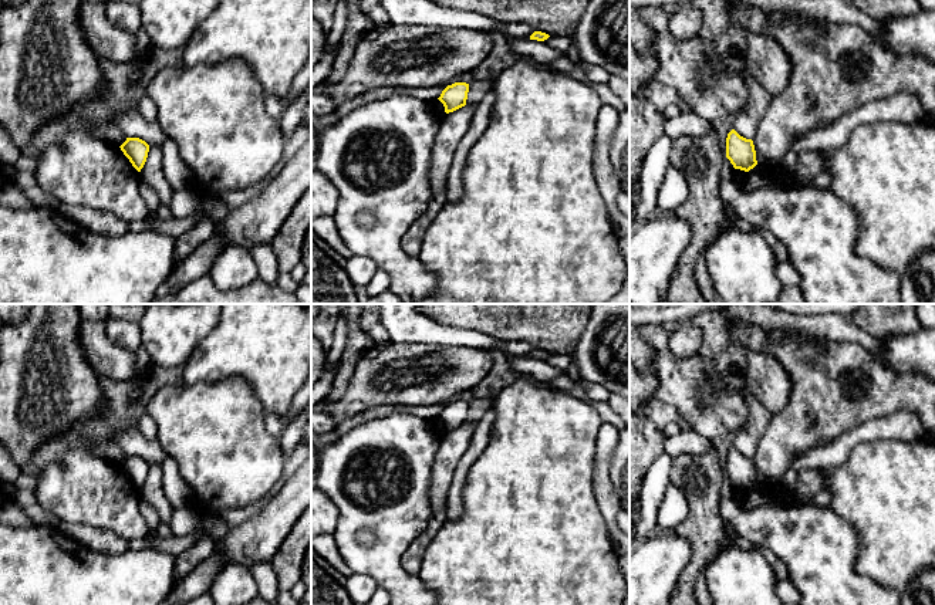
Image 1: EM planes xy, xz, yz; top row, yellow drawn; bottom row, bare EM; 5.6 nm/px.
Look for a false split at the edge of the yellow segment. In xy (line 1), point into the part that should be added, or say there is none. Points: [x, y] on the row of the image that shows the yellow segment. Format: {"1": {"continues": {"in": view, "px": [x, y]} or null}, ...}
{"1": {"continues": null}}

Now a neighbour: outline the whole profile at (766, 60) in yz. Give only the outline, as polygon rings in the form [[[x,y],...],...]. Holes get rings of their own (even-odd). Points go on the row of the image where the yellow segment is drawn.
[[[749,33],[745,51],[746,74],[753,77],[772,97],[789,82],[791,60],[782,44],[770,36]]]

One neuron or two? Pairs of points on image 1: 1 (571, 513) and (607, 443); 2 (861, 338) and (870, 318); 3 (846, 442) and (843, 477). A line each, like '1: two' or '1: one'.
1: two
2: two
3: two

